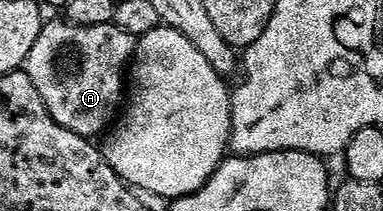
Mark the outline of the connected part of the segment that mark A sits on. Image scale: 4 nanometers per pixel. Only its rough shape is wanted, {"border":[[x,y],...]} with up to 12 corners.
{"border":[[47,22],[25,73],[64,129],[101,136],[135,36]]}

